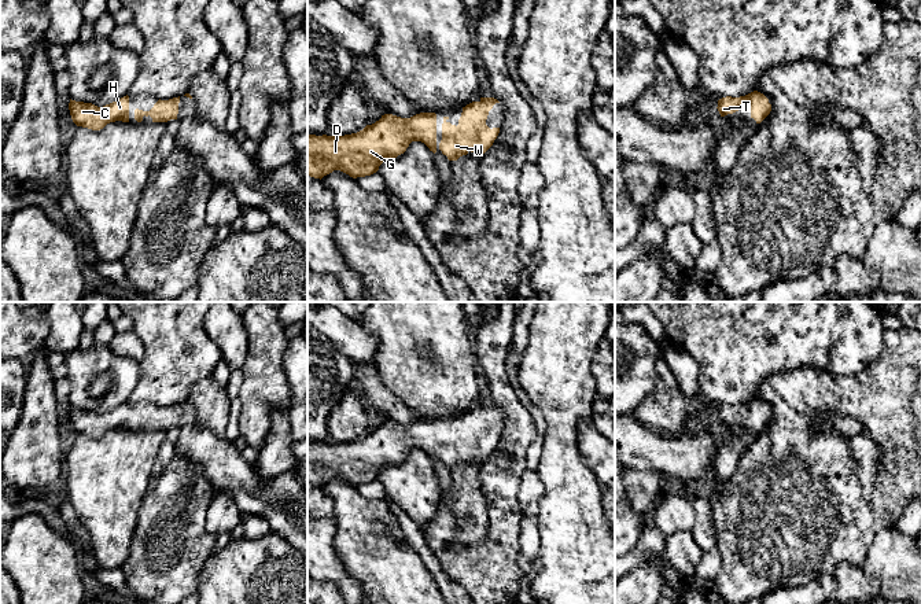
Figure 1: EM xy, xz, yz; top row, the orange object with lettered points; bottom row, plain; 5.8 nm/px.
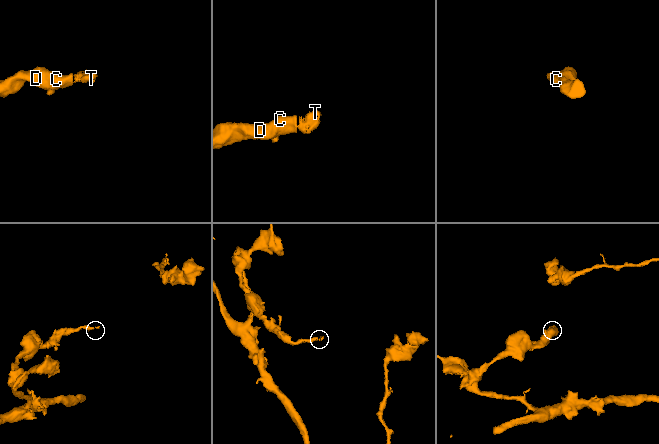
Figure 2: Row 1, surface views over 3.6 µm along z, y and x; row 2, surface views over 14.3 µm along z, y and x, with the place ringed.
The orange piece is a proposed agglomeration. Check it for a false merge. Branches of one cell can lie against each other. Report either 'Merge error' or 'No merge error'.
No merge error

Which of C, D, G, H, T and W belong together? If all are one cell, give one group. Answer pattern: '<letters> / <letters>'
C D G H T W

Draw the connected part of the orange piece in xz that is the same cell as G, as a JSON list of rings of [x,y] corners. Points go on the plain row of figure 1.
[[[480,405],[479,409],[467,412],[463,415],[457,434],[447,428],[449,424],[443,424],[439,452],[436,450],[435,420],[420,420],[410,426],[384,421],[379,428],[366,432],[362,438],[345,443],[307,442],[307,483],[321,487],[334,478],[340,478],[353,486],[371,483],[379,478],[379,474],[386,467],[404,461],[412,449],[424,450],[434,461],[439,456],[449,468],[457,468],[469,458],[485,461],[500,441],[500,435],[490,437],[486,432],[489,419],[496,410],[500,409],[494,405]]]

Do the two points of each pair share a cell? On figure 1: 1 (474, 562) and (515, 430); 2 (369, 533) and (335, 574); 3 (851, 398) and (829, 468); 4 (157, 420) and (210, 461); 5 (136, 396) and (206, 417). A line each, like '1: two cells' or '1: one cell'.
1: one cell
2: two cells
3: one cell
4: one cell
5: two cells

